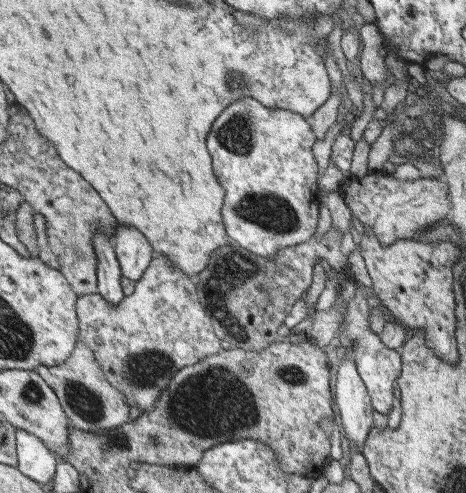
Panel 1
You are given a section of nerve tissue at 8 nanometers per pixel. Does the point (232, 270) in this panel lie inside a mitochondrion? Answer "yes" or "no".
yes

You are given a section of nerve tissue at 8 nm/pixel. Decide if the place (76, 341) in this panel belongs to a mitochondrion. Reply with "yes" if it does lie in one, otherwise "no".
no

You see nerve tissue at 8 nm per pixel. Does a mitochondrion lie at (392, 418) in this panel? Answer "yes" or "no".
no

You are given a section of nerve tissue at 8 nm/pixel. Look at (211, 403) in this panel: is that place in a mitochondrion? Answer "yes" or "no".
yes

